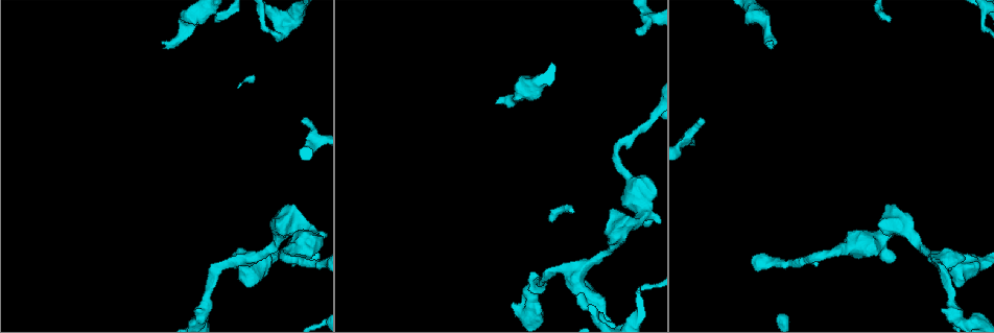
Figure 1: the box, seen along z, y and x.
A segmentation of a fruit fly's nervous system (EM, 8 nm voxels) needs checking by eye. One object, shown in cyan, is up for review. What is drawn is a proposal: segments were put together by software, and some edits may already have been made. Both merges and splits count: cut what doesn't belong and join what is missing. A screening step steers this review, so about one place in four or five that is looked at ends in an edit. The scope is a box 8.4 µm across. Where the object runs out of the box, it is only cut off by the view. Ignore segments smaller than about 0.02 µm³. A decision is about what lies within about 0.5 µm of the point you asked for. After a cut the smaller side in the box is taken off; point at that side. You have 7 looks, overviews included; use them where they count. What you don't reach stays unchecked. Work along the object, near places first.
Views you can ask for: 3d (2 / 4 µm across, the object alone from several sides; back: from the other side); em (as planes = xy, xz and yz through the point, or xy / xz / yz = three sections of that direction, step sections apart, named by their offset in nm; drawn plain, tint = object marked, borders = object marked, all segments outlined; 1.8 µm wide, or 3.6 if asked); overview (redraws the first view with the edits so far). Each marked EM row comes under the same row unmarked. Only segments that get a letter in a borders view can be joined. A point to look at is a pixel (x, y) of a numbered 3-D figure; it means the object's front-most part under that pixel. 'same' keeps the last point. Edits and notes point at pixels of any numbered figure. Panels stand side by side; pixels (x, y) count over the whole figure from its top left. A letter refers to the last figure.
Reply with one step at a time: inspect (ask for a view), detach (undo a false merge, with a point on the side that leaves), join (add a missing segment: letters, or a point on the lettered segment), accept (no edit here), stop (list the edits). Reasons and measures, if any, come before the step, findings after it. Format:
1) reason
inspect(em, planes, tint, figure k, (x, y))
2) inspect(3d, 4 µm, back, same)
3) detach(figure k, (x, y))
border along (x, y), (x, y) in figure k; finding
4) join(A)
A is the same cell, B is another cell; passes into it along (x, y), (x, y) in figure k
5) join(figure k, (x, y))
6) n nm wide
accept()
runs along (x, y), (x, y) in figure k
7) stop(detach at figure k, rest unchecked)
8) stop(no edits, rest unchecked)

free end
inspect(em, planes, borders, figure 1, (163, 42))

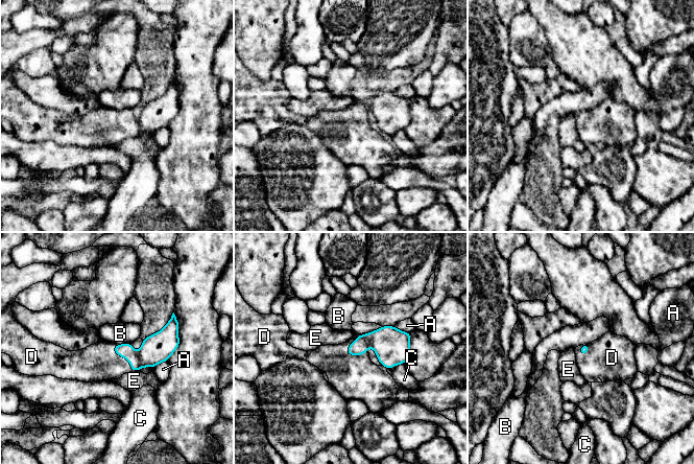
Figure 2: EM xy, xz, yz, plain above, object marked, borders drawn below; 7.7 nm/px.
join(D)
D is the same cell, A, B, C and E are other cells; the cell continues

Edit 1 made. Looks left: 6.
an open end
inspect(em, xy, step 4, tint, figure 1, (302, 120))

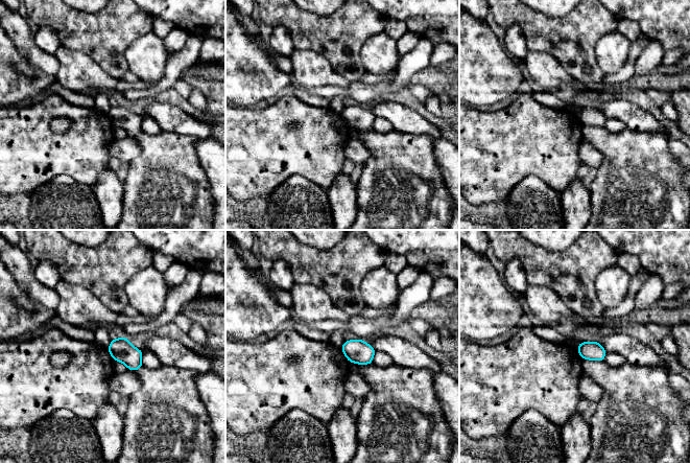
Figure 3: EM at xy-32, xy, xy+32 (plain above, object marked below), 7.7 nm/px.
another direction
inspect(em, planes, borders, same)

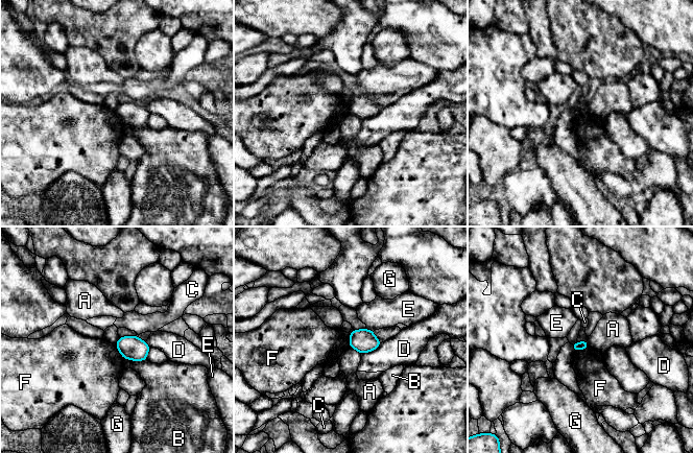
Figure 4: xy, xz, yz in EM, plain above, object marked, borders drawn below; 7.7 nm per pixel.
accept()
A, B, C, D, E, F and G are other cells; border along (114, 343), (123, 358) in figure 4; none of them fits

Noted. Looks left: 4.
three-way junction
inspect(3d, 2 µm, figure 1, (939, 258))

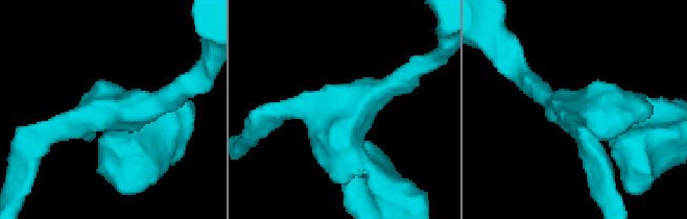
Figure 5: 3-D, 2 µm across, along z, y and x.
3 arms; arms of 170, 190, 380 nm; now the EM
inspect(em, planes, borders, figure 5, (112, 114))

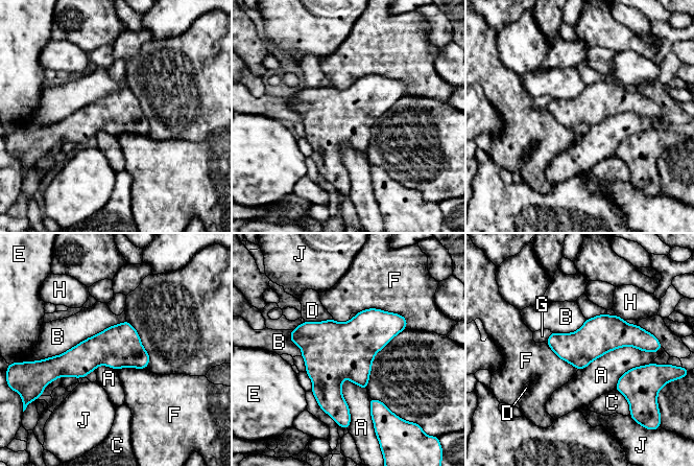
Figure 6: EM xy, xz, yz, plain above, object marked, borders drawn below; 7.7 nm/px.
B touches over 700 nm
accept()
A, B, C, D, E, F, G, H and J are other cells; all the same cell

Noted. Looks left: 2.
stop(join at figure 2, rest unchecked)

